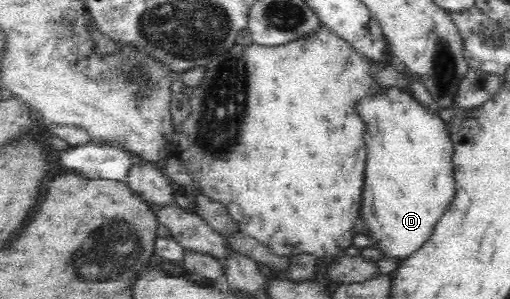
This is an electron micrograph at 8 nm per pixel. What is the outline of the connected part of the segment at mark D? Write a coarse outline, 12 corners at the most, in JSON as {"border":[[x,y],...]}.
{"border":[[378,87],[364,221],[384,258],[420,250],[452,201],[438,111]]}

